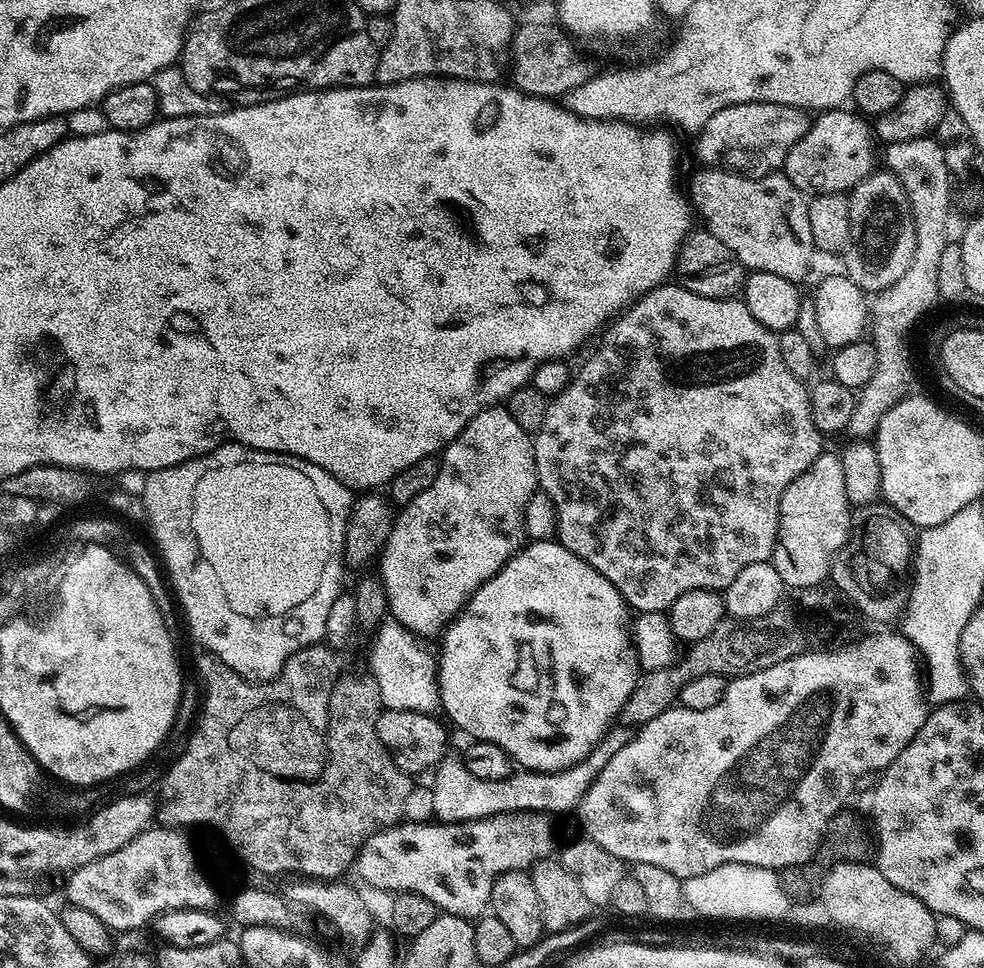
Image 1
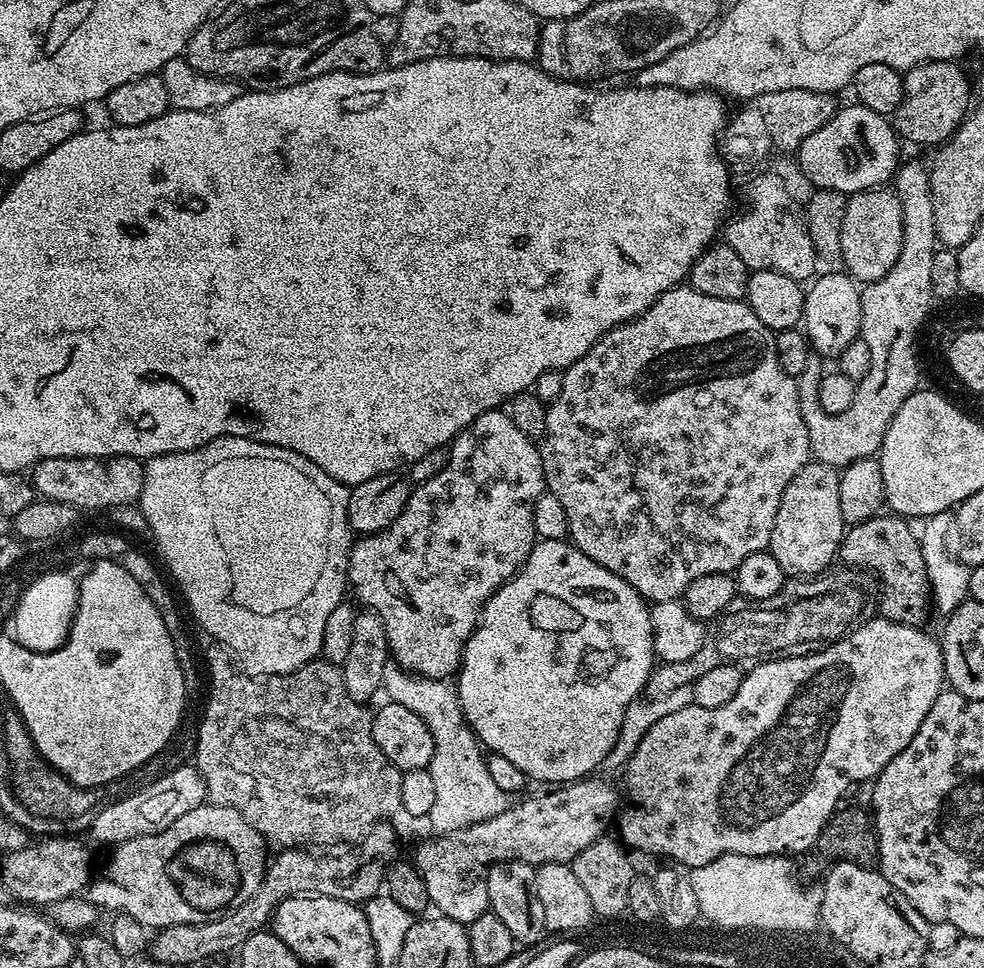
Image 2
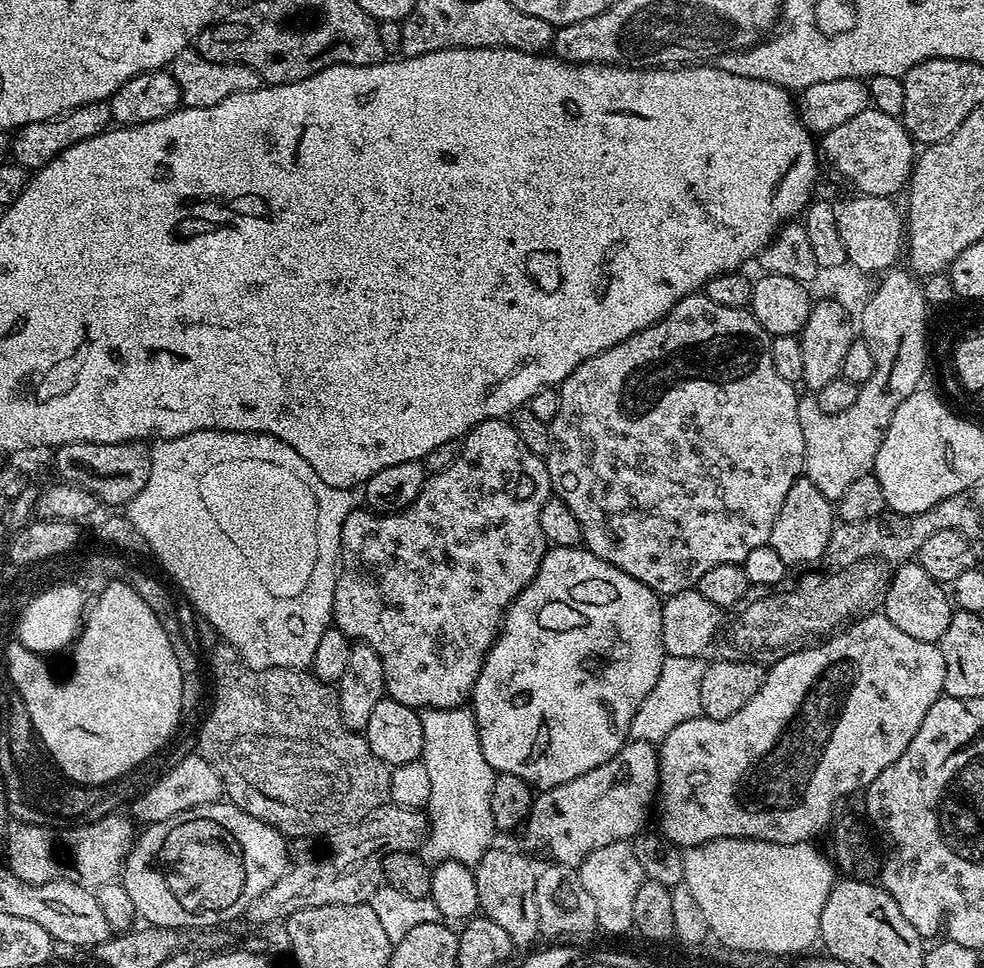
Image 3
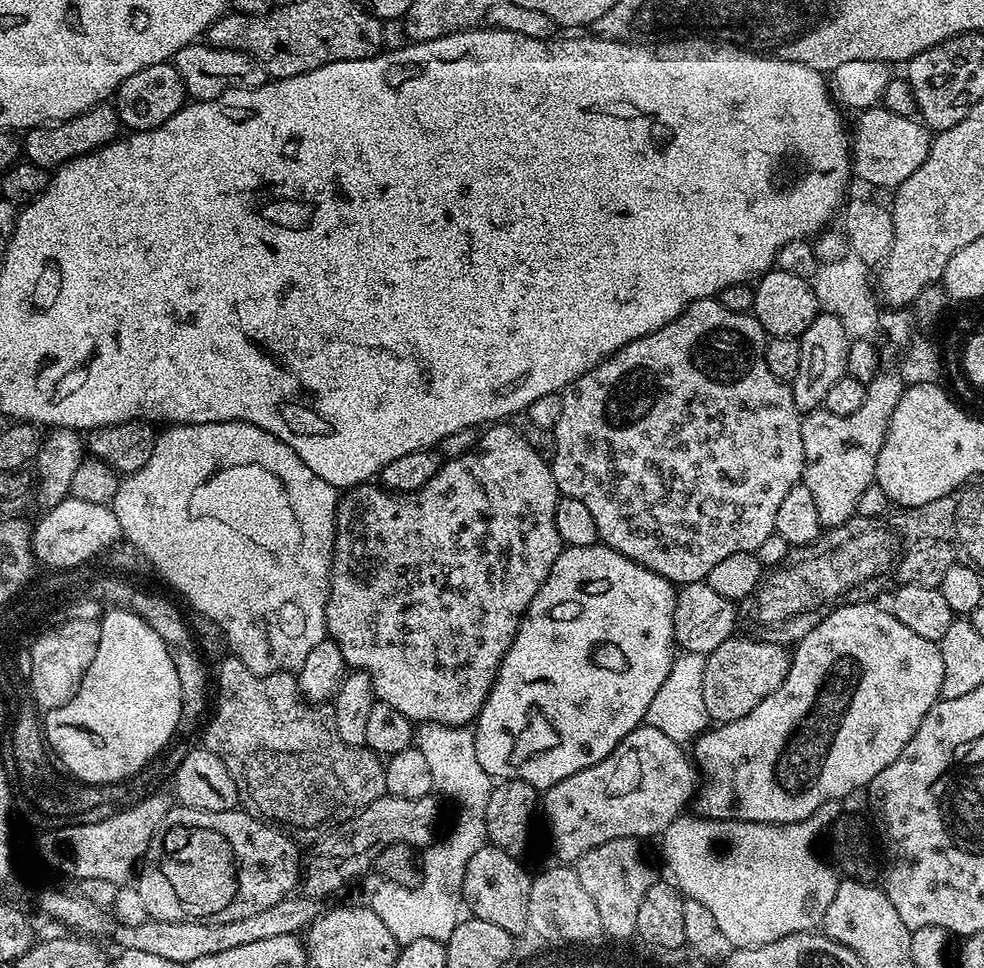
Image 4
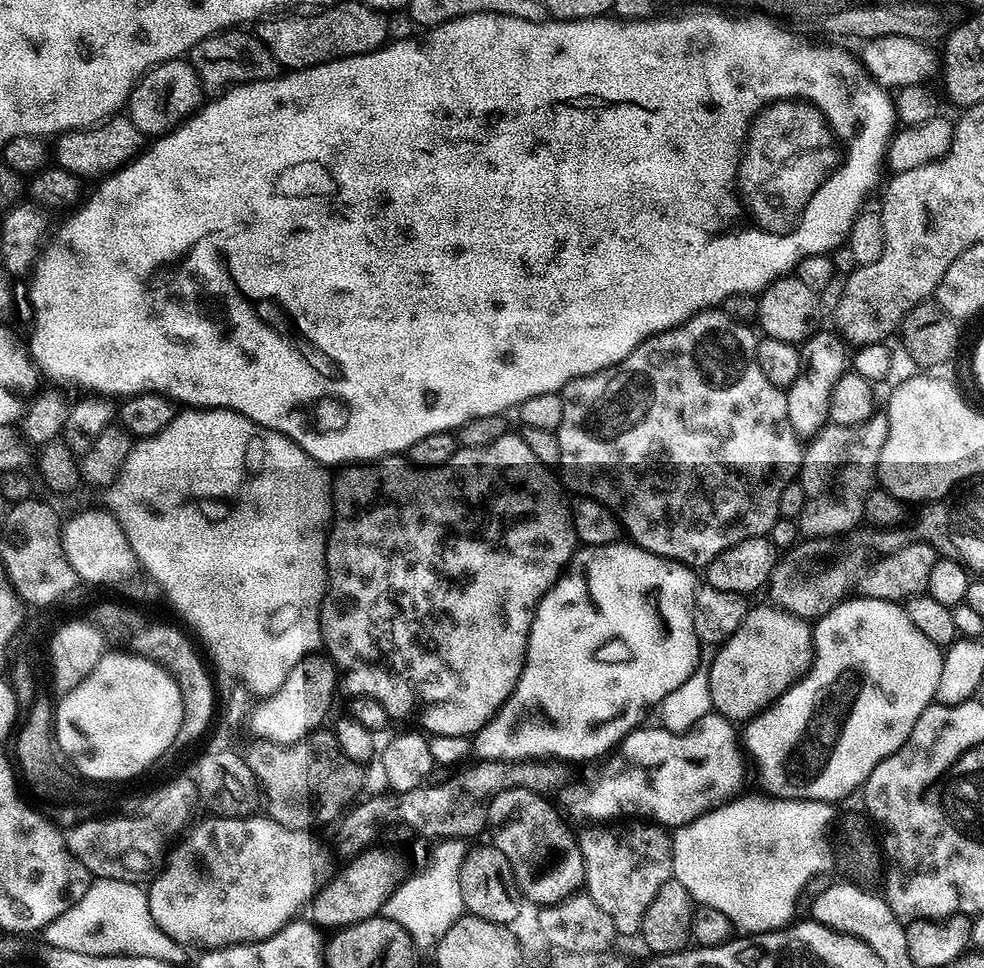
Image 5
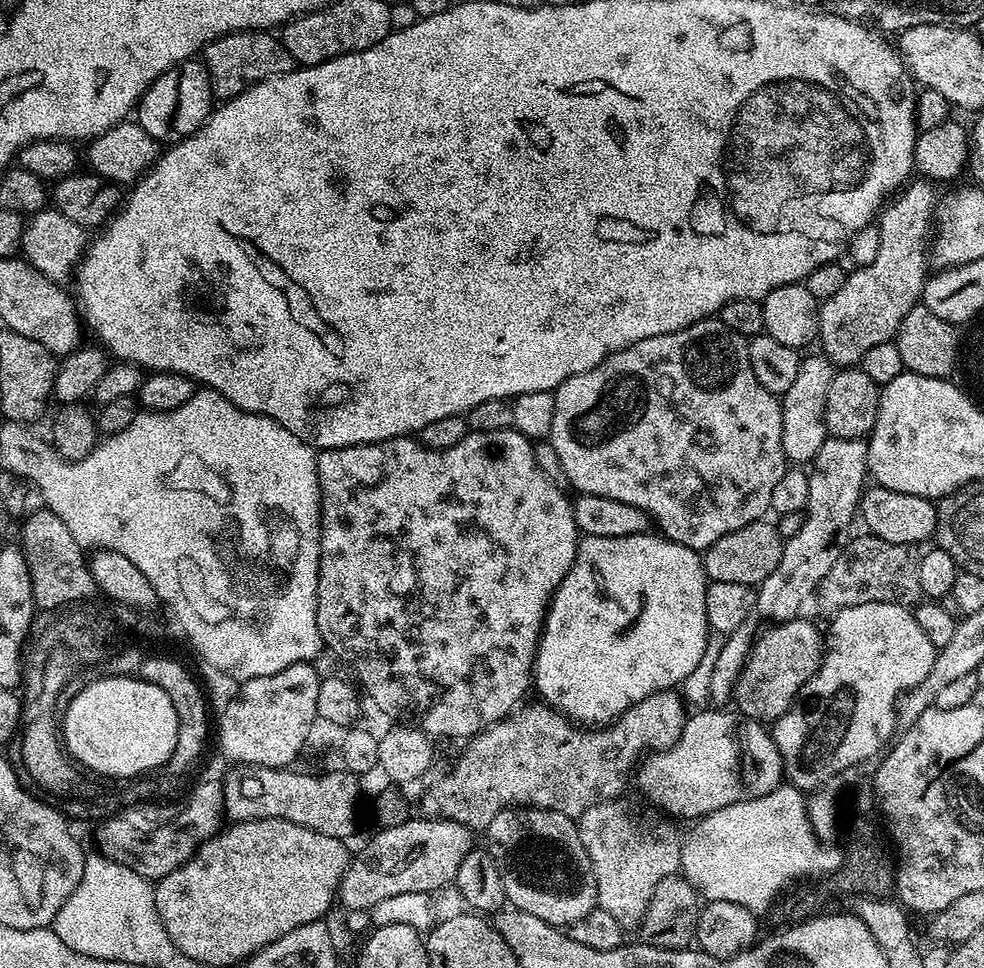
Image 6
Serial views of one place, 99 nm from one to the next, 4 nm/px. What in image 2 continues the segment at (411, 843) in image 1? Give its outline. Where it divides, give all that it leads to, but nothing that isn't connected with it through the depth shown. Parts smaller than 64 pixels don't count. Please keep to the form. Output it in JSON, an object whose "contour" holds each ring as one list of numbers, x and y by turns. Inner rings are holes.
{"contour":[[585,778,573,780,571,784,553,787,545,796,532,796,521,804,513,803,502,814,494,818,486,818,486,822,478,822,474,826,466,826,457,832,446,832,433,835,433,840,420,844,416,848,414,863,425,880,429,891,431,907,441,916,449,916,462,925,470,925,474,918,489,911,486,894,486,874,491,864,500,860,517,860,533,866,541,864,571,864,572,860,586,850,594,841,605,835,608,819,618,812,616,792,604,780]]}

